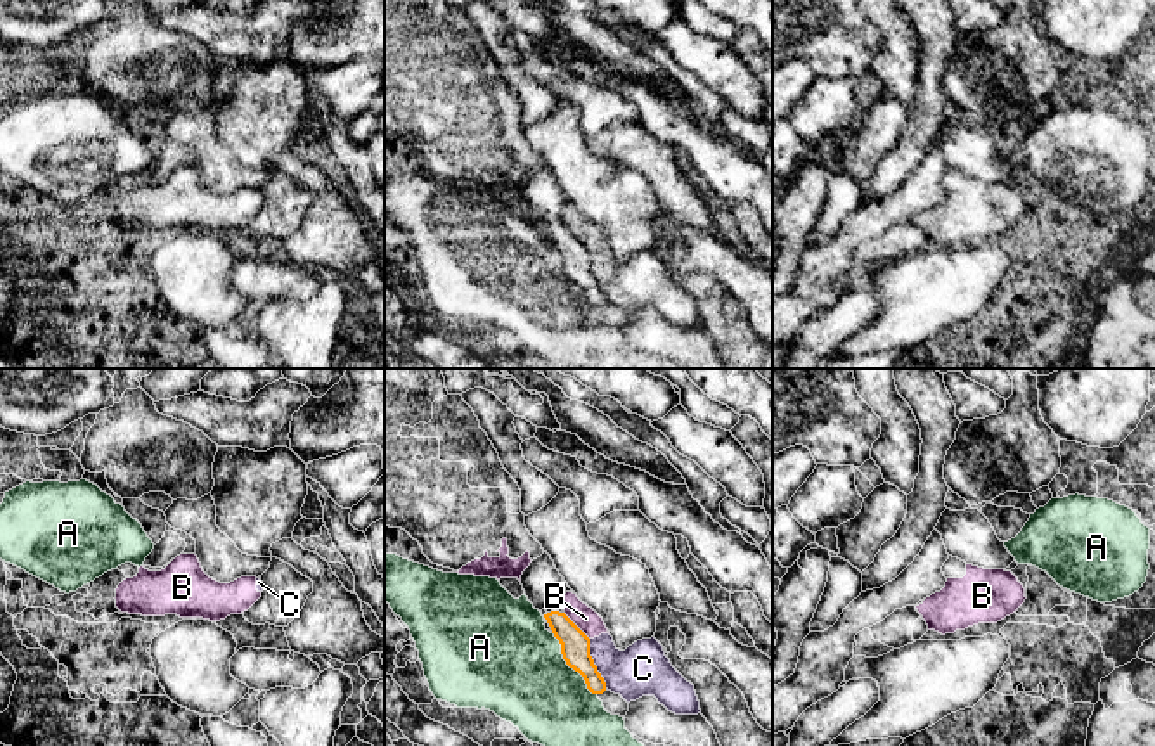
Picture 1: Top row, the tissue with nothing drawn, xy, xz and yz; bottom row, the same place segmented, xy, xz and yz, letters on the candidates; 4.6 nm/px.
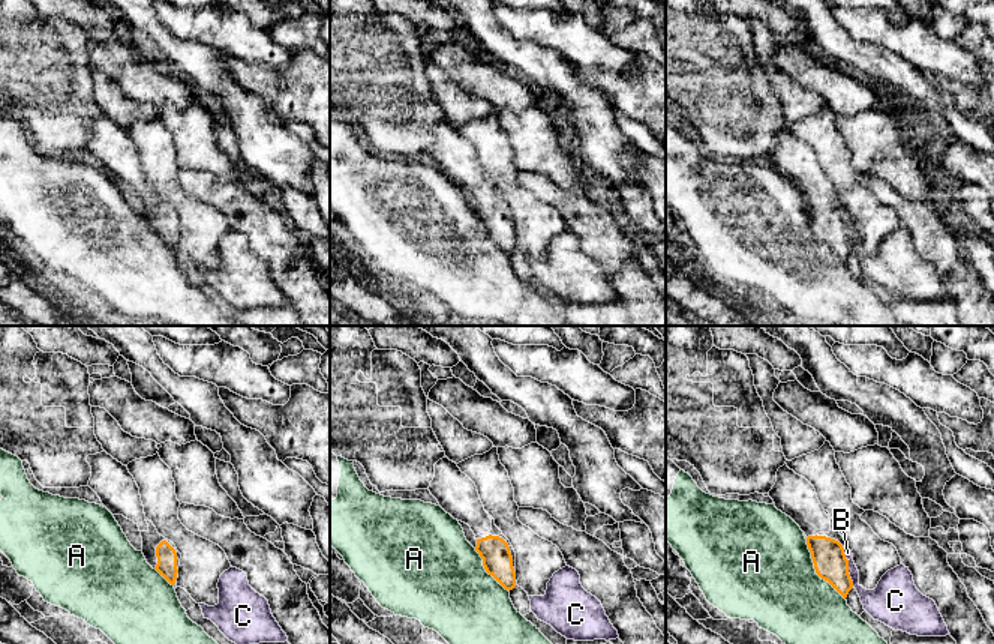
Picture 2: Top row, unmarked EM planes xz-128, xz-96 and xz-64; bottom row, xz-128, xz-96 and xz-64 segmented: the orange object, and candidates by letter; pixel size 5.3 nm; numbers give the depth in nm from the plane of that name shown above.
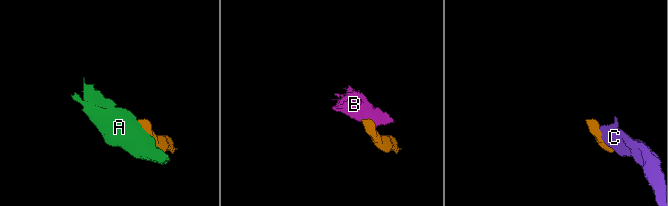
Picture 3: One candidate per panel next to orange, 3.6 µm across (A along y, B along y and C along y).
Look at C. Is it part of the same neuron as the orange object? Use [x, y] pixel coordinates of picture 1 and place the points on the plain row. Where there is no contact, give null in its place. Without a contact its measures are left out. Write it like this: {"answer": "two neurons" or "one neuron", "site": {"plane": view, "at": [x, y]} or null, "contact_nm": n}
{"answer": "two neurons", "site": {"plane": "xz", "at": [593, 276]}, "contact_nm": 240}

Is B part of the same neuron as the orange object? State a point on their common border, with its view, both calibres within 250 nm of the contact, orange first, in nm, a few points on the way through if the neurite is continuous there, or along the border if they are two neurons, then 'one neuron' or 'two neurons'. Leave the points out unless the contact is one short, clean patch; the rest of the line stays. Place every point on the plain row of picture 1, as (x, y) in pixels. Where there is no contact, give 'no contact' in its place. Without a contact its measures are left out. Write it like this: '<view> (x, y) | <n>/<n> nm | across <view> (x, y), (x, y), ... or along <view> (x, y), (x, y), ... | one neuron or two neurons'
xz (577, 239) | 140/110 nm | along xz (563, 225), (589, 251) | two neurons

